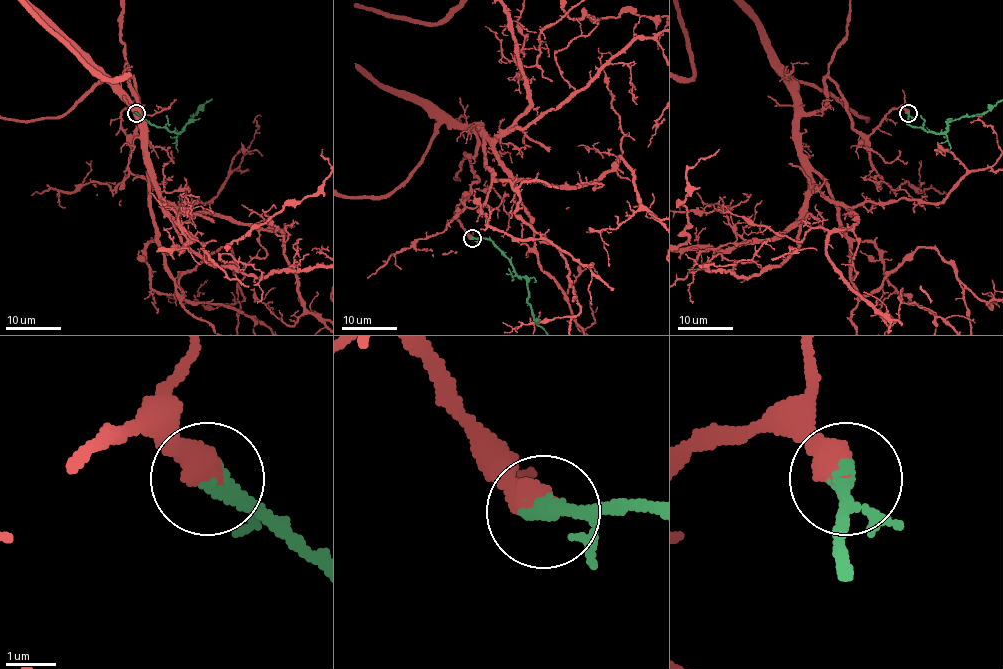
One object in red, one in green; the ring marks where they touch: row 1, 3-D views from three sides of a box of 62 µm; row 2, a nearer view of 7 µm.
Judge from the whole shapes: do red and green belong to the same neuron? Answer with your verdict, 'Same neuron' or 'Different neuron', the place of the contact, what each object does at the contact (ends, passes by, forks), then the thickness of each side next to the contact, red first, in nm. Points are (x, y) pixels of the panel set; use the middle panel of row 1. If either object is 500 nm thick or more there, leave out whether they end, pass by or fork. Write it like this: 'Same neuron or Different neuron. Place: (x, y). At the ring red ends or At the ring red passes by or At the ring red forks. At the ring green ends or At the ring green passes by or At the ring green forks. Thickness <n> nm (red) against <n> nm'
Same neuron. Place: (472, 238). Thickness 550 nm (red) against 280 nm

